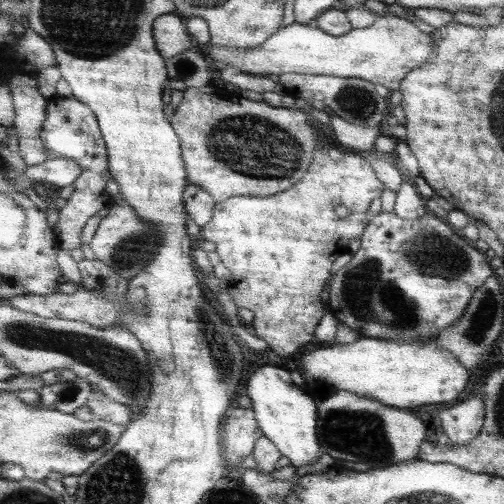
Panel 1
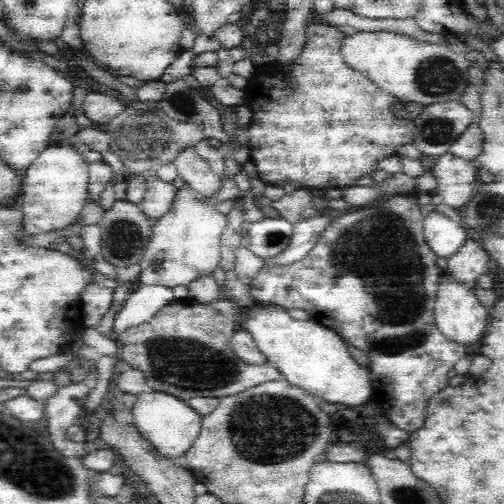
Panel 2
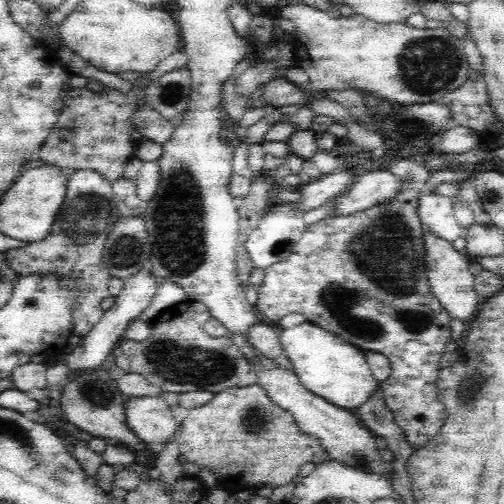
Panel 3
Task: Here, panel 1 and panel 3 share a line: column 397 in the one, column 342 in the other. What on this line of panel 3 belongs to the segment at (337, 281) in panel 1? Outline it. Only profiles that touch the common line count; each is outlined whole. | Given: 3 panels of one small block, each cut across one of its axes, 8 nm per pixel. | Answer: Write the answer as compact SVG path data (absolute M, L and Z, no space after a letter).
M398 160L390 162L386 168L400 184L398 194L380 206L372 206L348 218L328 222L326 226L310 226L288 258L266 268L254 310L272 322L280 322L288 314L302 314L308 324L316 324L332 334L338 334L344 342L360 348L362 352L378 352L386 356L392 372L380 386L384 402L388 410L392 410L396 424L404 430L408 444L418 450L428 444L428 440L432 440L446 422L446 406L438 396L436 382L442 370L440 360L446 354L446 344L452 340L452 318L430 290L424 264L424 226L418 216L420 196L436 192L434 186L430 186L432 170L428 168L428 160Z

